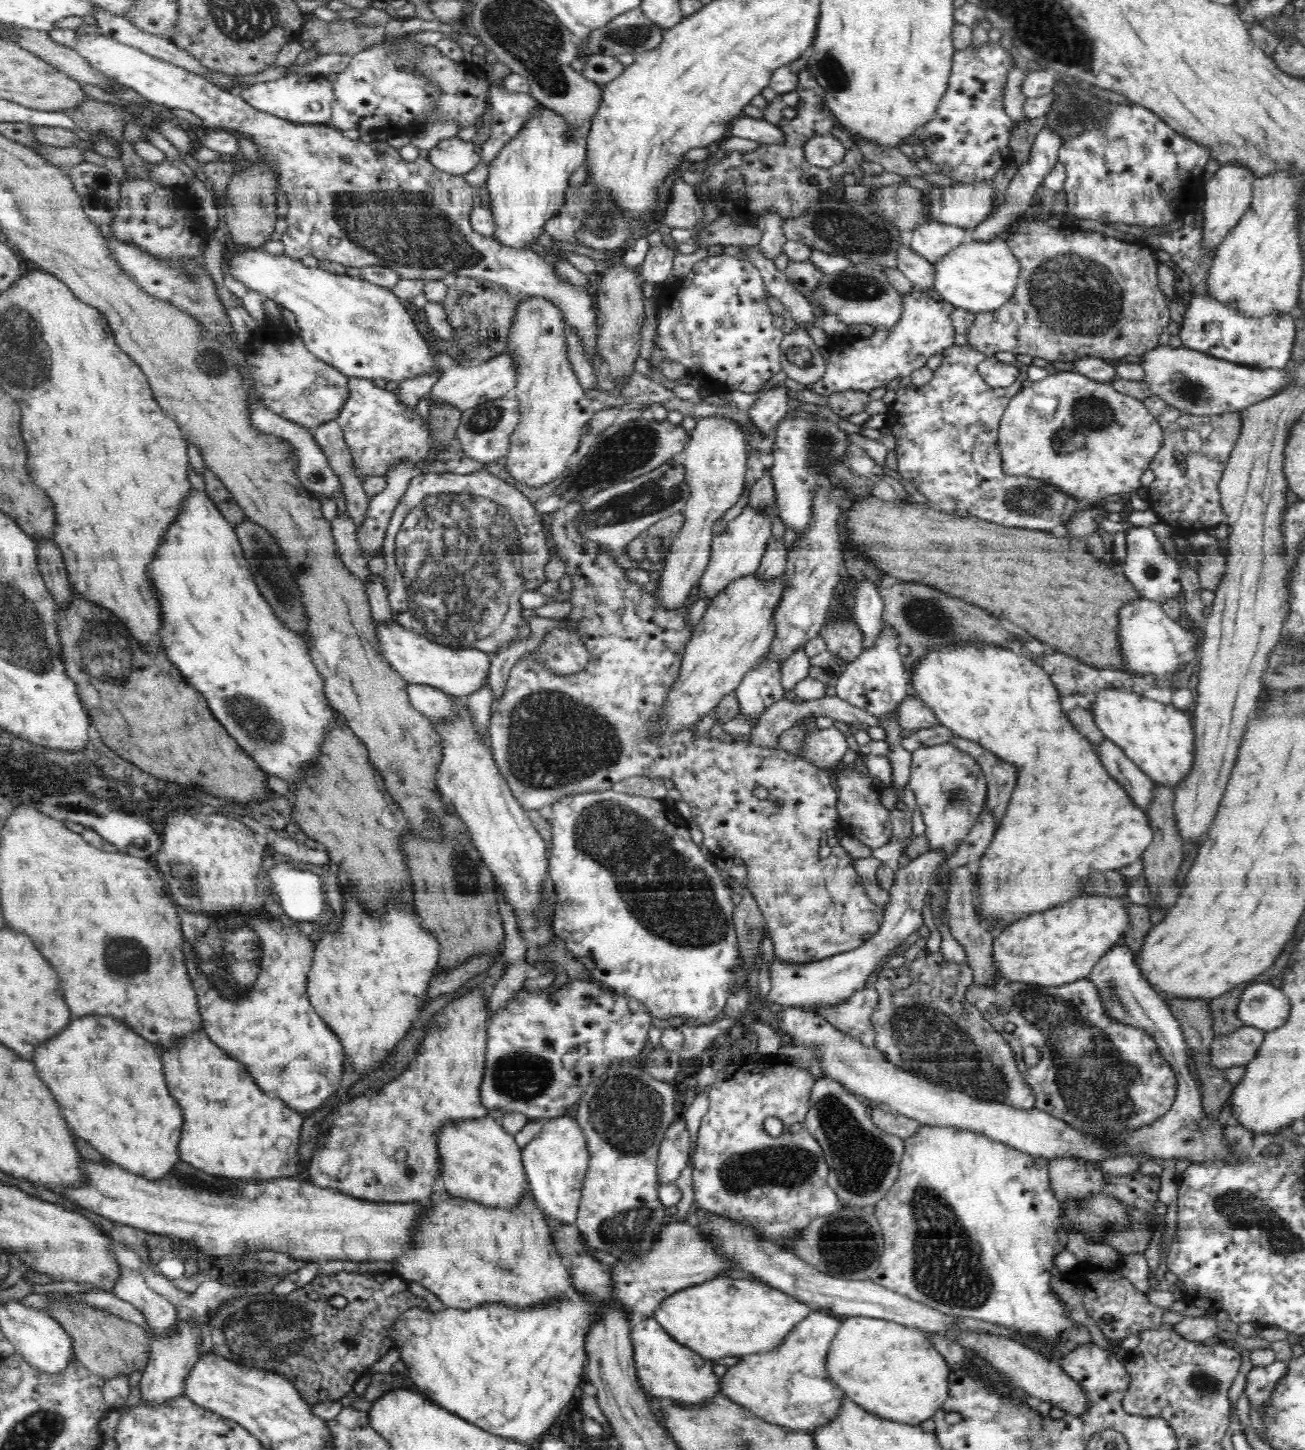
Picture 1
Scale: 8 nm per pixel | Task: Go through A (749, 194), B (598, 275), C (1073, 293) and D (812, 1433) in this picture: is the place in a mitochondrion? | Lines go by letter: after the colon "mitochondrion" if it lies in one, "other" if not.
A: other
B: other
C: mitochondrion
D: other

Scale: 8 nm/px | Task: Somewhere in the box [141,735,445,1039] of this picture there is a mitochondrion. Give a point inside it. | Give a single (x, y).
(231, 952)

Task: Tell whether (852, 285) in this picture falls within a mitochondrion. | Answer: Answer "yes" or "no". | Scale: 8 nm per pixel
yes

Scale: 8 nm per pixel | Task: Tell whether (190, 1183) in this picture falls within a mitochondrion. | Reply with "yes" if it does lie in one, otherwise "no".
yes

